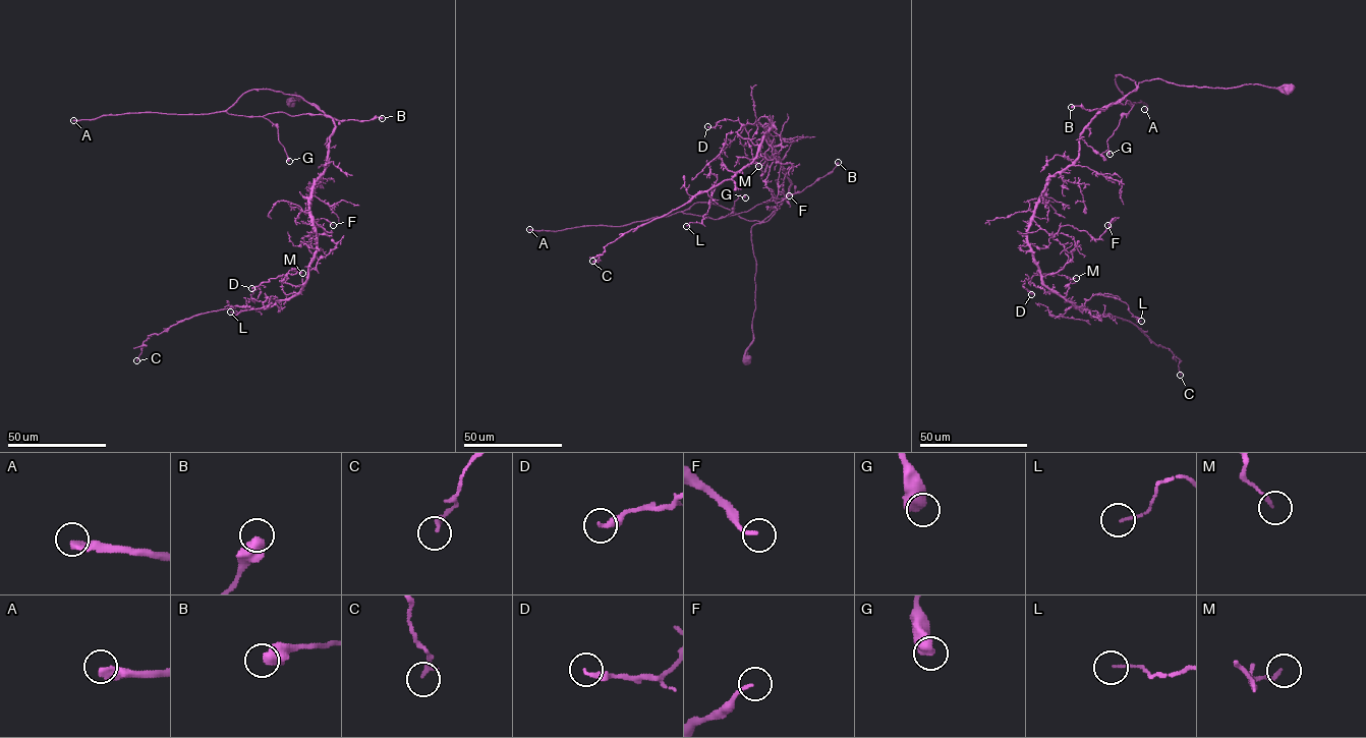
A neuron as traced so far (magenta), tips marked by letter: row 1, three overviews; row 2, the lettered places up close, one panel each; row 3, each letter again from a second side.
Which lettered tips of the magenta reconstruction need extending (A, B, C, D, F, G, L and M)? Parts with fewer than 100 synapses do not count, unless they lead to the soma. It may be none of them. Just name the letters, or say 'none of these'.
A

